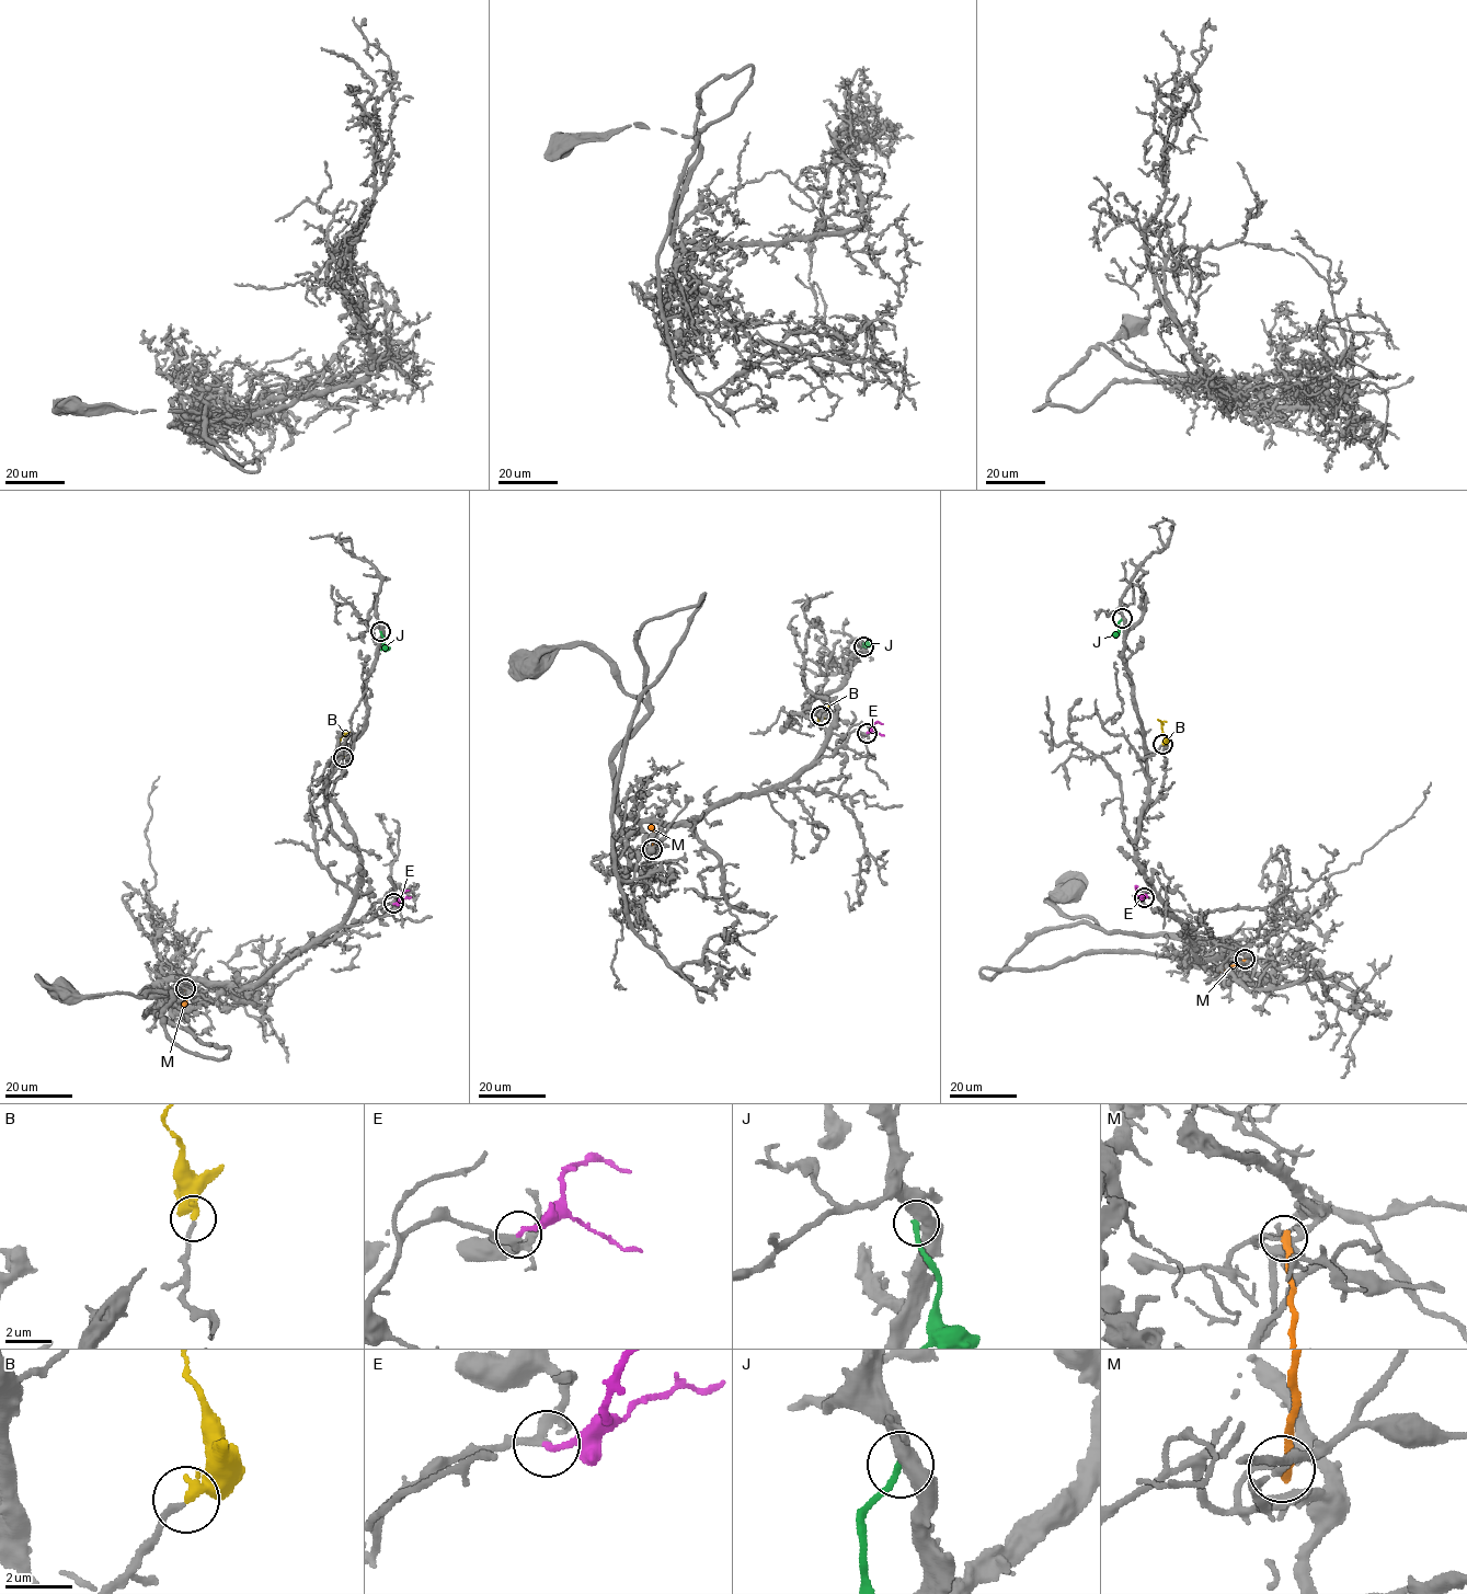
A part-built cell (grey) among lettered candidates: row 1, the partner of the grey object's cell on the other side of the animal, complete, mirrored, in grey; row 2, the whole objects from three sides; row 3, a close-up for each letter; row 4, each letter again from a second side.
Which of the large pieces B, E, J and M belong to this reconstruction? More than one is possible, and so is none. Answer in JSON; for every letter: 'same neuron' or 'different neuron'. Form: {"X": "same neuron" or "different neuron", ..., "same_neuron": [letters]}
{"B": "same neuron", "E": "same neuron", "J": "different neuron", "M": "different neuron", "same_neuron": ["B", "E"]}

